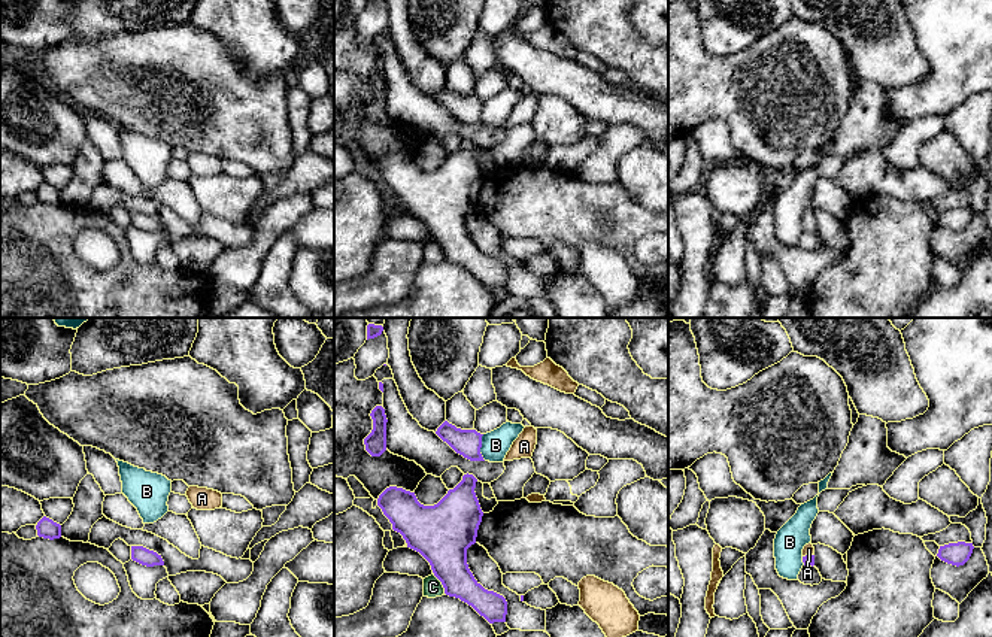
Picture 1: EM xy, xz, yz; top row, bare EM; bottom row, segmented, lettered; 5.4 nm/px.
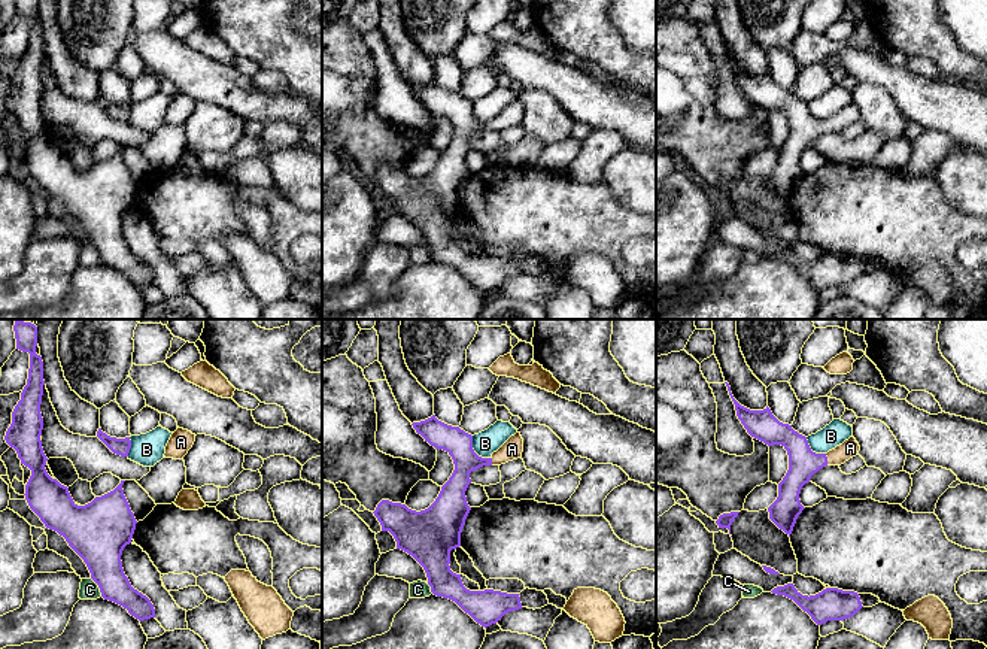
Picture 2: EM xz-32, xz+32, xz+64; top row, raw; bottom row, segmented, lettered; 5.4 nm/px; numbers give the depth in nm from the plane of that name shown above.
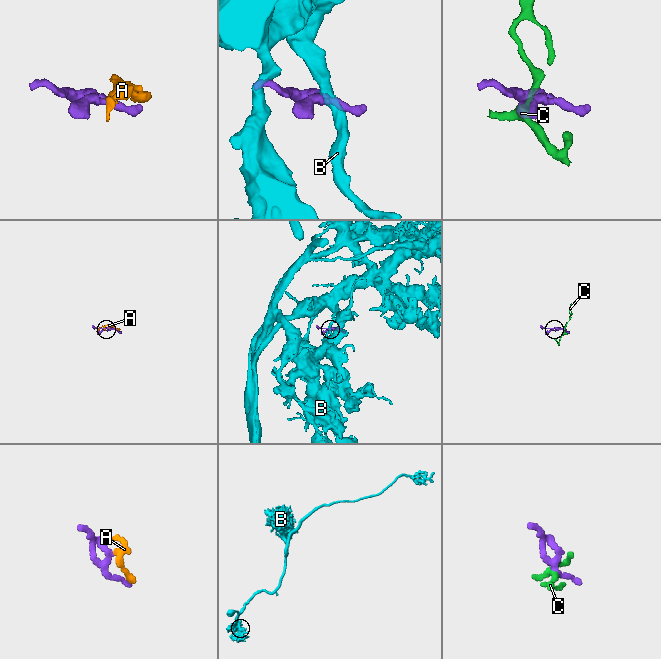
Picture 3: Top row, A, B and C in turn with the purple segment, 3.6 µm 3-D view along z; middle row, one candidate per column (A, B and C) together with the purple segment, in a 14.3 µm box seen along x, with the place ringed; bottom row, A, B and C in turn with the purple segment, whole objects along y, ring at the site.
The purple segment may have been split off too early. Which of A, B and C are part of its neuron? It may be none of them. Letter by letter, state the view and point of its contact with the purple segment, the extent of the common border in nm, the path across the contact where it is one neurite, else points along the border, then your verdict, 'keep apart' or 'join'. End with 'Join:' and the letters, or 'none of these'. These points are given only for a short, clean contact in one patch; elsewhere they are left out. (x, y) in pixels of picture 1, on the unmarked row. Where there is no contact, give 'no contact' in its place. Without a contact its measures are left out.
A: meets purple in yz at (807, 221); contact 70 nm long; runs through yz (809, 226), (807, 221), (809, 215); join
B: meets purple in xz at (481, 112); contact 140 nm long; border along xz (482, 100), (481, 121), (485, 126); keep apart
C: meets purple in xz at (442, 249); contact 120 nm long; border along xz (433, 240), (445, 258); keep apart
Join: A

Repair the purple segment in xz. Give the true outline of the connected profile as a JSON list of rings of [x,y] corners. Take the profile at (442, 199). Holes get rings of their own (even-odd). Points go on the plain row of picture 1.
[[[464,140],[434,172],[421,170],[415,158],[389,152],[379,161],[377,172],[407,213],[430,228],[446,261],[467,269],[489,289],[506,288],[506,264],[485,255],[467,230],[467,215],[476,209],[483,182],[476,148],[473,140]]]

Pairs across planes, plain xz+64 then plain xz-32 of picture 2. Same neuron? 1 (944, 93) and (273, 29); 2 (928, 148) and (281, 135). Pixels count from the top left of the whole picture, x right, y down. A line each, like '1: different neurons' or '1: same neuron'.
1: different neurons
2: same neuron

